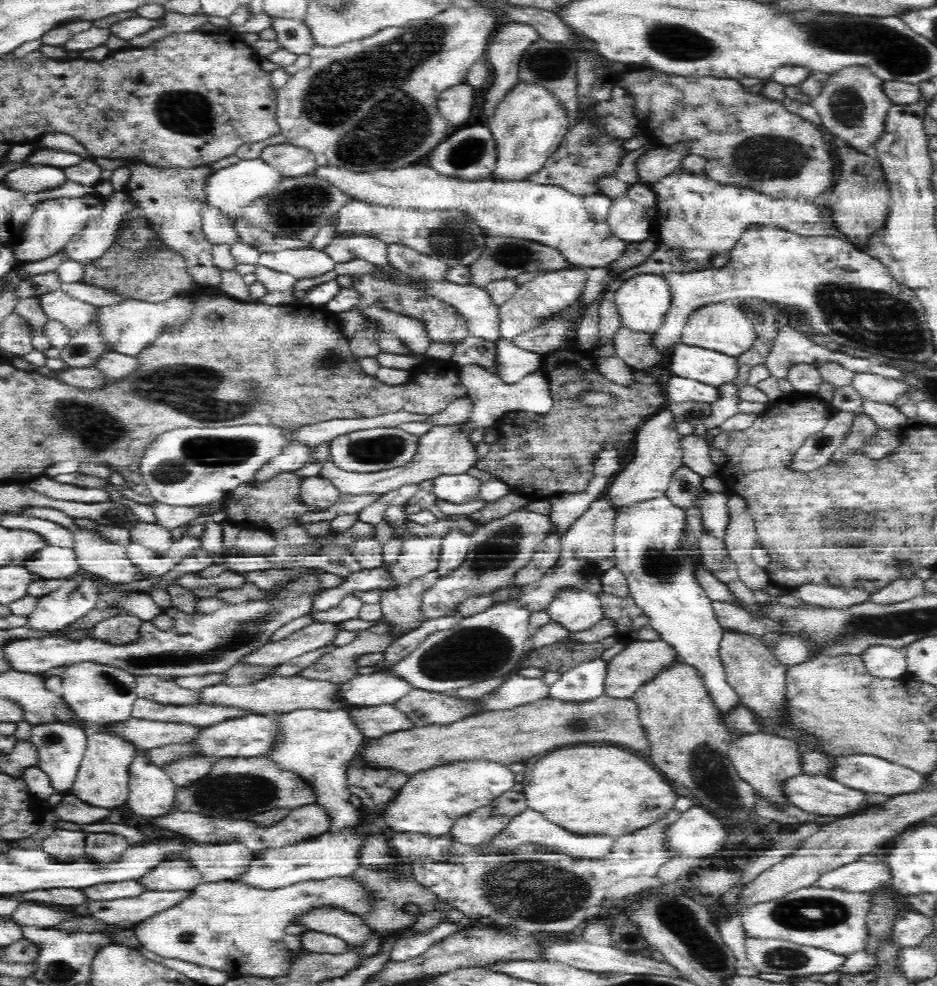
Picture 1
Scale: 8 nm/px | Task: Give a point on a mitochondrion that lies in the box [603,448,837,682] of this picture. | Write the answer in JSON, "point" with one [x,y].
{"point":[663,564]}

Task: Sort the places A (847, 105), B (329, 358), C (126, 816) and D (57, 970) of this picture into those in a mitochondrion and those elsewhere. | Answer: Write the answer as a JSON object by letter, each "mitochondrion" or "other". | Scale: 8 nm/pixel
{"A":"mitochondrion","B":"mitochondrion","C":"other","D":"mitochondrion"}

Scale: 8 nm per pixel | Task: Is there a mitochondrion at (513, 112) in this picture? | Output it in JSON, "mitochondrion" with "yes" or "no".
{"mitochondrion":"no"}

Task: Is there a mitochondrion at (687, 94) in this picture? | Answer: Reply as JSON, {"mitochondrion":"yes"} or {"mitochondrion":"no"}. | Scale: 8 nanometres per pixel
{"mitochondrion":"no"}

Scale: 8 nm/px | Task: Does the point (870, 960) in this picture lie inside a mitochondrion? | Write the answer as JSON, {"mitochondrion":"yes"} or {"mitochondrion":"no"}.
{"mitochondrion":"no"}

